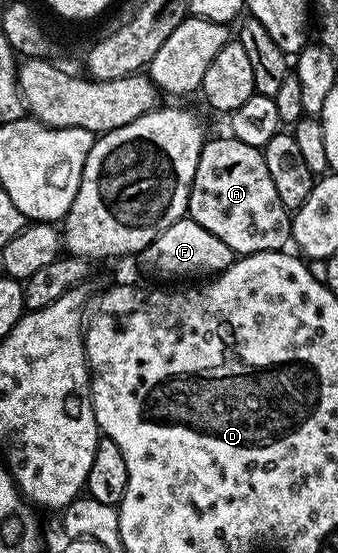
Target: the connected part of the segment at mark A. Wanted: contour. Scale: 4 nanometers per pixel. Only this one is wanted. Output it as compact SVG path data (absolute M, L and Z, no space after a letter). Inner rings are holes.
M232 135L204 140L189 191L186 216L201 223L205 231L213 231L213 235L217 235L217 239L221 239L221 243L237 255L274 253L291 241L292 214L281 203L281 195L277 195L277 186L269 175L269 167L265 167L262 148L239 142Z

